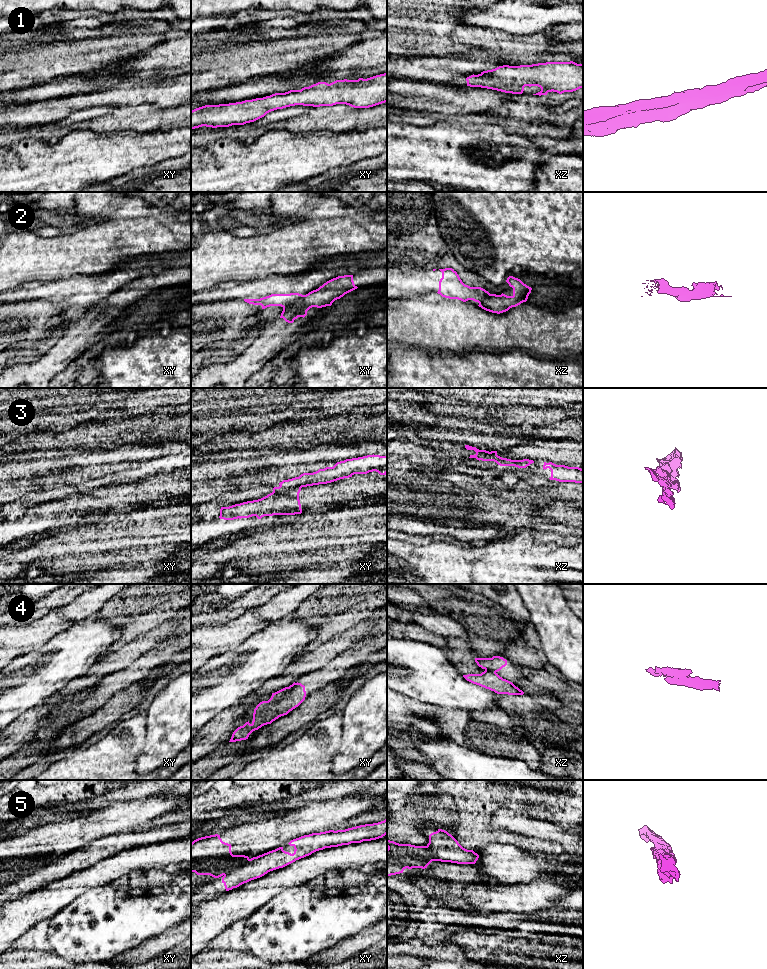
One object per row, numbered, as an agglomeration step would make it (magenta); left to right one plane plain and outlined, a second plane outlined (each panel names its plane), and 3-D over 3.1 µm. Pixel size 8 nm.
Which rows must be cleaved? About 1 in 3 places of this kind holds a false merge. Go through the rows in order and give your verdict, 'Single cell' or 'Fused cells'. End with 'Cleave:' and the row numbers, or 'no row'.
1: Single cell
2: Fused cells
3: Fused cells
4: Fused cells
5: Fused cells
Cleave: 2, 3, 4, 5

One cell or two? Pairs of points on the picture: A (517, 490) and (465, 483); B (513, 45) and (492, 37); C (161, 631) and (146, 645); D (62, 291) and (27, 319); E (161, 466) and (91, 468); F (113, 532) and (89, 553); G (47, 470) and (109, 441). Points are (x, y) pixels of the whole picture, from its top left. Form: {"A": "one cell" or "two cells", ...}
{"A": "one cell", "B": "one cell", "C": "one cell", "D": "two cells", "E": "one cell", "F": "one cell", "G": "two cells"}

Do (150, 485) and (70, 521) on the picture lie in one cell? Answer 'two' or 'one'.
one

